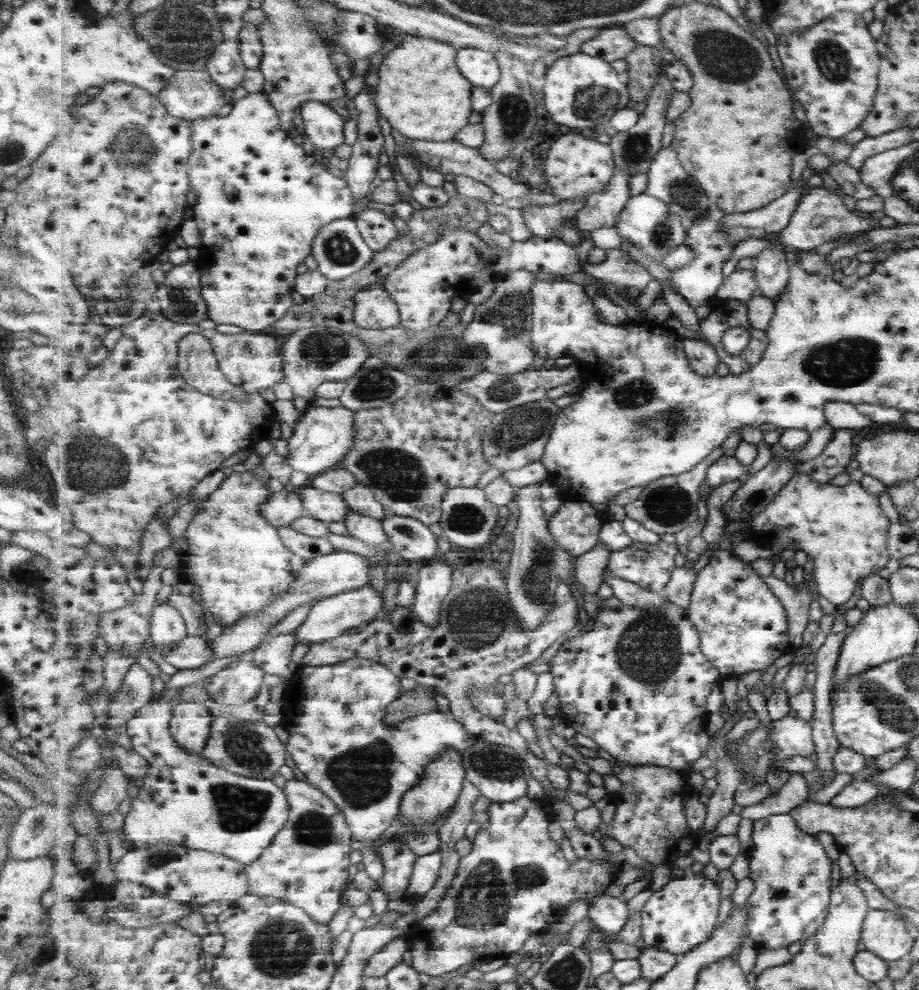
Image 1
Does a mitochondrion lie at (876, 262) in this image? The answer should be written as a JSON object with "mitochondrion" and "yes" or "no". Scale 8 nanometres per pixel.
{"mitochondrion":"no"}

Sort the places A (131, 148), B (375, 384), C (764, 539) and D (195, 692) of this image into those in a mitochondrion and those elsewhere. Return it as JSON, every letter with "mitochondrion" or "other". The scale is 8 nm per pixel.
{"A":"mitochondrion","B":"mitochondrion","C":"other","D":"other"}

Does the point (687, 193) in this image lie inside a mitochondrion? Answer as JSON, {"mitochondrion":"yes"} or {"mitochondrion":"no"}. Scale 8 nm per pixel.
{"mitochondrion":"yes"}

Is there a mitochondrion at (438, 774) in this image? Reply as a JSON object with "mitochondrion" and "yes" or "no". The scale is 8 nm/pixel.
{"mitochondrion":"no"}

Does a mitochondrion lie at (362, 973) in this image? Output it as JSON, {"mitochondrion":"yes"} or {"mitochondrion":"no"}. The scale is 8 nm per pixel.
{"mitochondrion":"no"}

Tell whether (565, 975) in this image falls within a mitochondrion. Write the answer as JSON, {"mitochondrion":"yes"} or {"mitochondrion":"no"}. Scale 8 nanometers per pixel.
{"mitochondrion":"yes"}

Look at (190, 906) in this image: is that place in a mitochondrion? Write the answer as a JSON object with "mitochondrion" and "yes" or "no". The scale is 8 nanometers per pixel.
{"mitochondrion":"no"}

